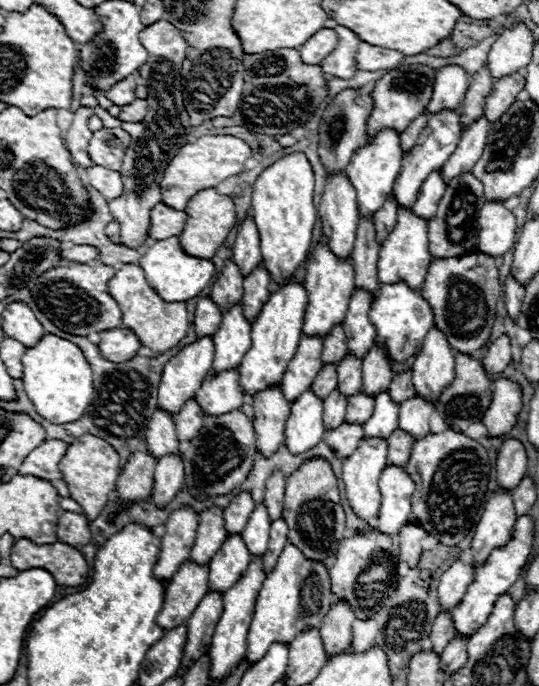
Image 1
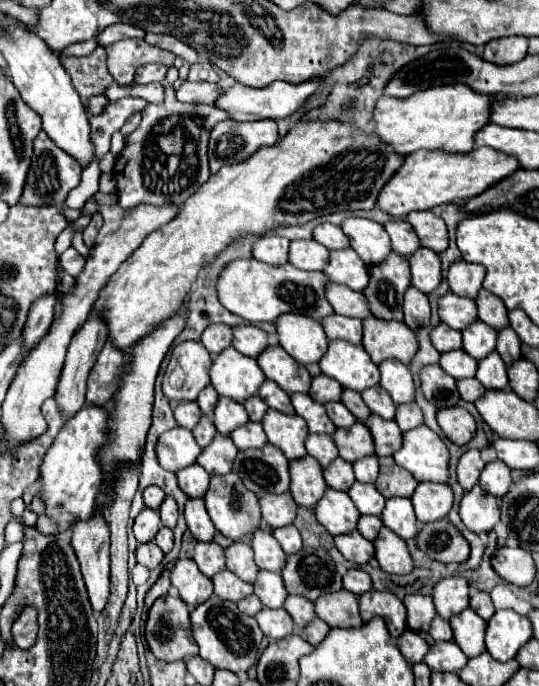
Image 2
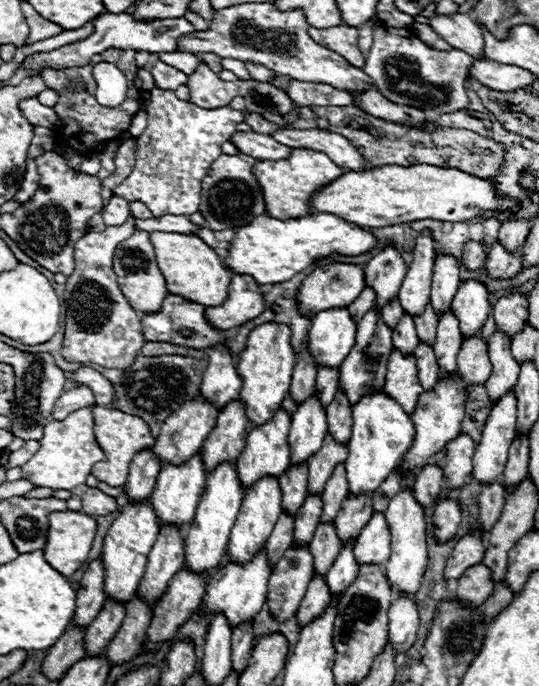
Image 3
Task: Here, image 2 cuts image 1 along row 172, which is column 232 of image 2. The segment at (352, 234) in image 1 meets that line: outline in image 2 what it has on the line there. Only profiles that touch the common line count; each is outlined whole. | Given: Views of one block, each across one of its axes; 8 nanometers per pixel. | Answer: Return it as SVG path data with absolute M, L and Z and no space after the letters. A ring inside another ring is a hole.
M240 324L240 326L234 326L232 330L234 330L232 346L246 356L256 358L268 346L268 334L258 326Z

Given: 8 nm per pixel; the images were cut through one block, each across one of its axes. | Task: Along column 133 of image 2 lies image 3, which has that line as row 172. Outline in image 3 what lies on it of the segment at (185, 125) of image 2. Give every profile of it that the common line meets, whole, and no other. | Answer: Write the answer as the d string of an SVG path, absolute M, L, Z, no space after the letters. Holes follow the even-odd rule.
M150 90L148 112L148 128L138 138L136 166L132 174L114 188L114 196L124 198L126 202L144 202L156 218L150 222L136 220L138 230L146 232L178 232L178 234L194 234L200 226L196 226L188 216L198 212L202 198L202 180L208 174L208 168L222 154L220 146L230 140L234 134L234 126L246 122L244 112L264 114L266 102L260 94L246 96L246 110L232 110L228 106L206 110L192 102L182 102L176 98L174 90Z

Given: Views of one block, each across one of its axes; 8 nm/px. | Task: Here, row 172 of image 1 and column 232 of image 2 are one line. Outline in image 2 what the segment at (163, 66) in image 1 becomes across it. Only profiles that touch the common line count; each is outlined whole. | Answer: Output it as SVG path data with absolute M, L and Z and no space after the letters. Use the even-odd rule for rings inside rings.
M274 120L256 122L218 122L210 132L208 158L210 170L218 172L222 164L242 162L250 158L262 146L274 146L278 142L278 126Z

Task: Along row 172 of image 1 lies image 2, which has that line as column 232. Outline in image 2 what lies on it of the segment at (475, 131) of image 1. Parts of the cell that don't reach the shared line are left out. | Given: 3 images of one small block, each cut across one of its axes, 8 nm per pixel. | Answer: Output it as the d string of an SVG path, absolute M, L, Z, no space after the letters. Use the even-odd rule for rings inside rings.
M216 434L214 442L210 442L210 446L206 446L206 450L200 452L196 462L212 476L228 474L232 470L232 462L234 462L236 454L238 454L238 450L236 450L234 442L228 436Z

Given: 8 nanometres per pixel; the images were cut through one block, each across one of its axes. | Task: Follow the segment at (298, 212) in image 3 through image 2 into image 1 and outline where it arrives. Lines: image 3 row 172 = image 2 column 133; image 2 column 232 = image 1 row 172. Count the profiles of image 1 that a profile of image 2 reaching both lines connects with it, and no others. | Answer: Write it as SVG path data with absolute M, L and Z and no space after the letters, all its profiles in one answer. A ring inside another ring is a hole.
M202 136L196 142L182 146L182 150L166 166L164 178L160 182L162 204L174 210L184 210L186 202L200 190L214 188L222 180L244 172L244 162L250 156L252 156L250 146L236 136Z

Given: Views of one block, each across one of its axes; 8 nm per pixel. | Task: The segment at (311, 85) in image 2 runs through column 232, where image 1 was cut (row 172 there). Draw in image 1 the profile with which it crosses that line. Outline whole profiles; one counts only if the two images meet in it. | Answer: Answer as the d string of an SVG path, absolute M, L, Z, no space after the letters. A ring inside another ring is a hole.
M104 166L86 168L88 184L94 186L106 200L118 198L122 194L122 176L116 170L108 170Z

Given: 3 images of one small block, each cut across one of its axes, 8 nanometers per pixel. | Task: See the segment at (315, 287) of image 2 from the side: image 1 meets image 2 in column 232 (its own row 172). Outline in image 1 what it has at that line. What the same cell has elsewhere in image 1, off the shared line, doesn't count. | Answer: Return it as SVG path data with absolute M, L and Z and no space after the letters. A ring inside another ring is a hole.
M304 152L286 154L260 172L252 192L252 216L260 232L262 262L274 284L282 286L294 276L296 268L306 262L312 244L312 228L318 218L314 206L314 172Z

